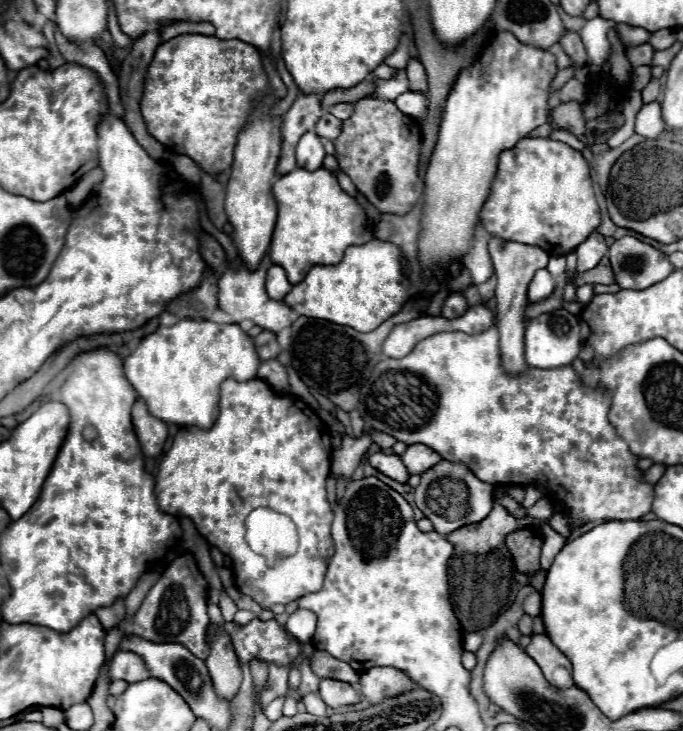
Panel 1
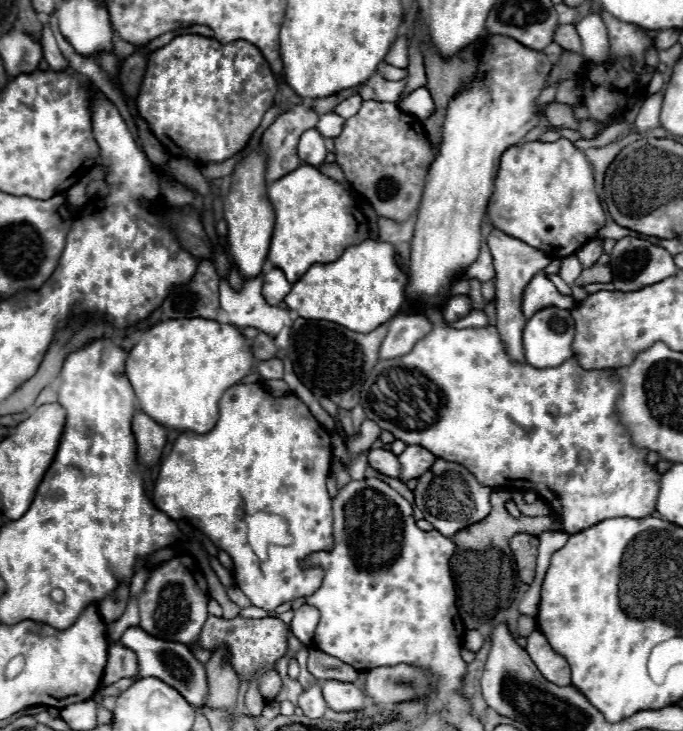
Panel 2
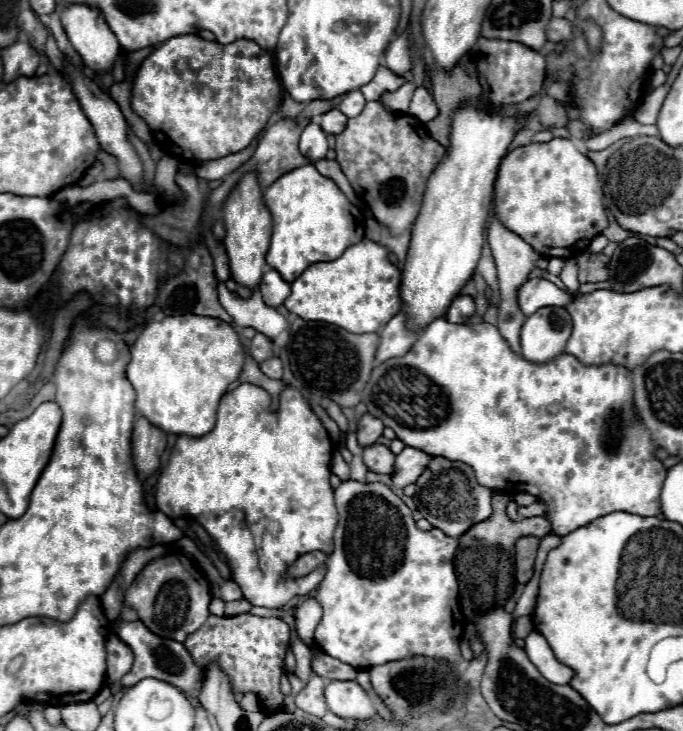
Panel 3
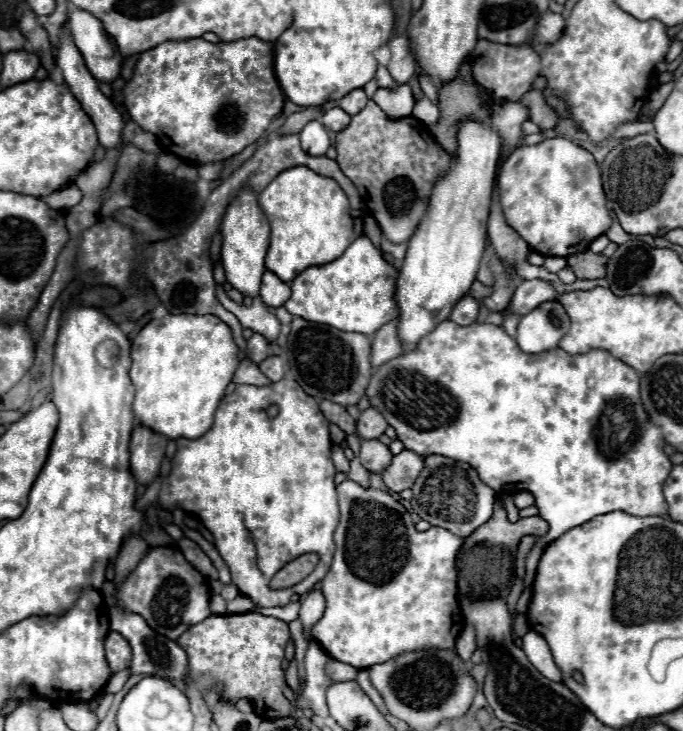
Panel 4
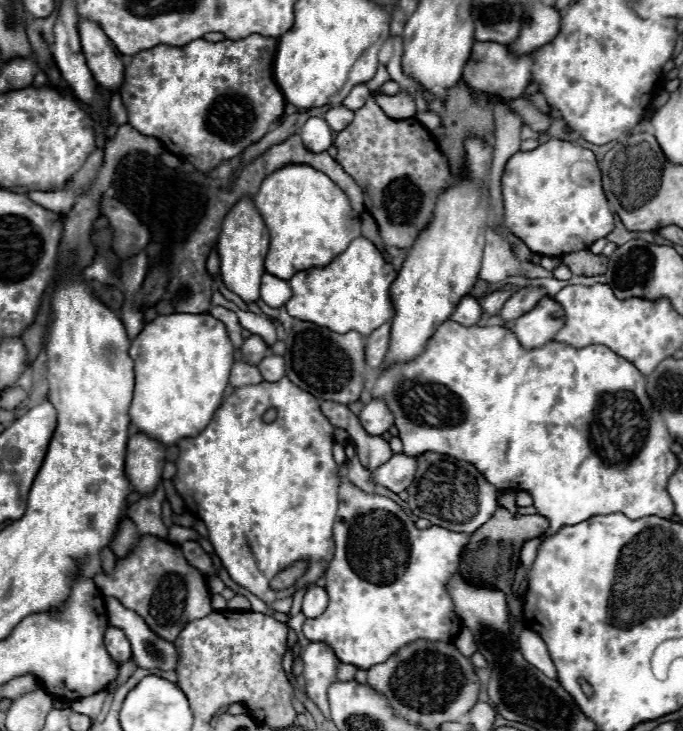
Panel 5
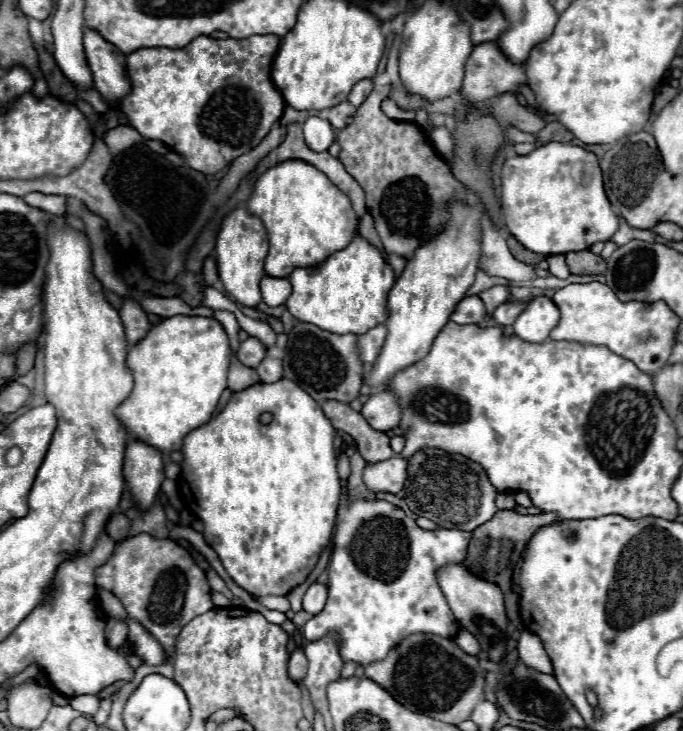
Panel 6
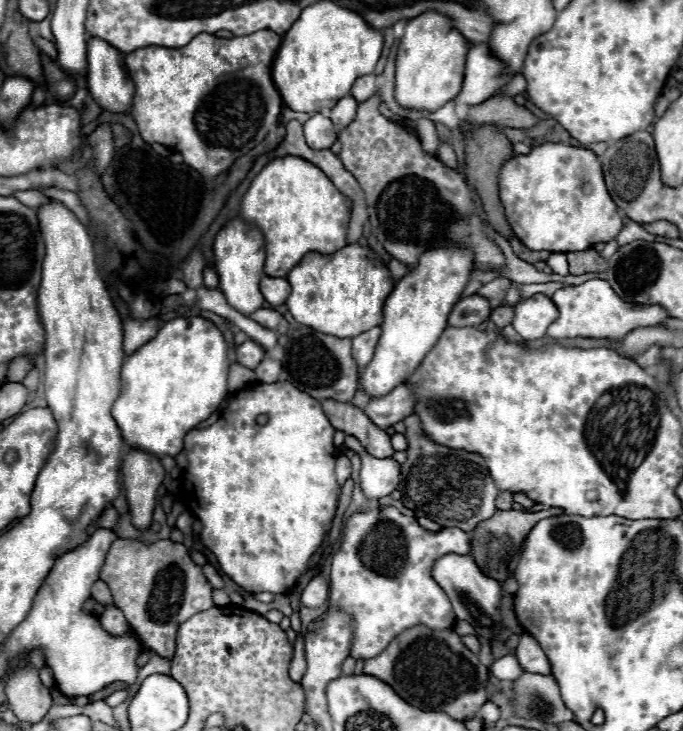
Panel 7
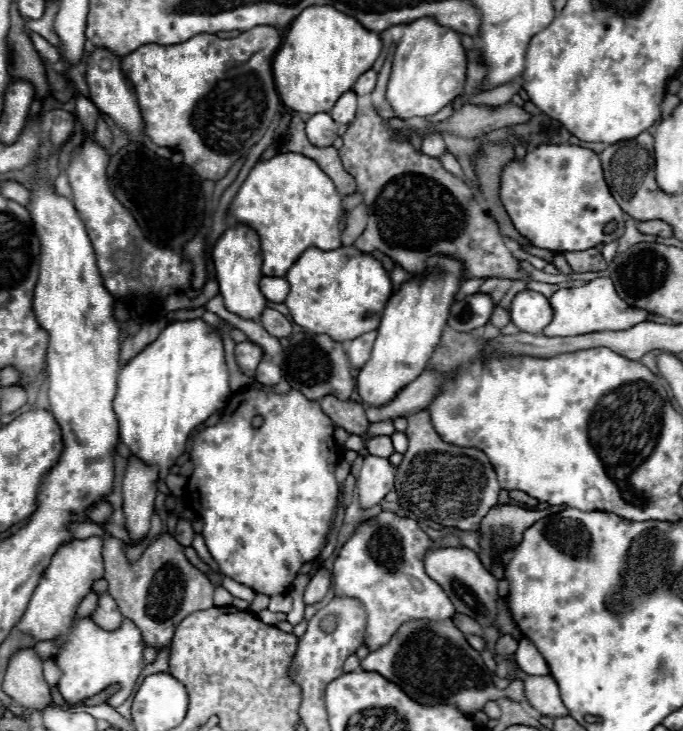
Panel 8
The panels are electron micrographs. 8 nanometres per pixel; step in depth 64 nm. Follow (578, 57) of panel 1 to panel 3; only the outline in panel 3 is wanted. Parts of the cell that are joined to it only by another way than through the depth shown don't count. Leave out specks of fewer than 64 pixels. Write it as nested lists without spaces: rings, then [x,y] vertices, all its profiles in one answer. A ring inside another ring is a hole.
[[[552,18],[548,24],[548,40],[550,42],[568,42],[572,40],[572,22],[570,20],[562,20],[562,18]]]

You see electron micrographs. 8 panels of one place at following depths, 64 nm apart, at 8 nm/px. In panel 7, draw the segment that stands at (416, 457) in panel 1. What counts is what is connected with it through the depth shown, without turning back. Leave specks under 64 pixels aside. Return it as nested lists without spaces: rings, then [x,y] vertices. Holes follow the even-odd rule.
[[[347,435],[345,446],[362,456],[360,487],[368,498],[382,498],[392,494],[400,484],[400,464],[392,458],[372,458],[368,456],[360,442]]]

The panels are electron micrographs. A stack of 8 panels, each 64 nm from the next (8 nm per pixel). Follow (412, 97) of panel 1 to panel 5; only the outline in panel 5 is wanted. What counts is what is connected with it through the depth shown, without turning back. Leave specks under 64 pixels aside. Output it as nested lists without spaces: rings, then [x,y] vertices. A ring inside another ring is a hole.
[[[424,110],[424,112],[416,112],[416,118],[428,128],[428,130],[434,130],[434,128],[438,128],[440,126],[440,118],[438,118],[438,114],[436,112],[432,112],[432,110]]]

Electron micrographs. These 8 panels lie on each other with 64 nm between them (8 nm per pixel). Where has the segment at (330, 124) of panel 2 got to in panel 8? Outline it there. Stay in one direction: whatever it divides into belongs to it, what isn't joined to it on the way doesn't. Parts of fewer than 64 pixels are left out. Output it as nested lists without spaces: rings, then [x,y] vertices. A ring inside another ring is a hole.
[[[352,90],[344,92],[340,96],[340,100],[336,102],[336,106],[332,108],[330,116],[334,118],[334,122],[338,124],[350,124],[356,118],[356,94]]]

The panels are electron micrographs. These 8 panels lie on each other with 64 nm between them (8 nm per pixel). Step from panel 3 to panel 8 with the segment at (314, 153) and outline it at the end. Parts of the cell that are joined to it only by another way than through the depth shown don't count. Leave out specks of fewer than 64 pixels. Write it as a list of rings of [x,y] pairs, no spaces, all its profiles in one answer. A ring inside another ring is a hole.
[[[316,112],[306,122],[306,136],[318,148],[332,146],[332,142],[338,138],[336,130],[338,130],[336,122],[326,112]]]

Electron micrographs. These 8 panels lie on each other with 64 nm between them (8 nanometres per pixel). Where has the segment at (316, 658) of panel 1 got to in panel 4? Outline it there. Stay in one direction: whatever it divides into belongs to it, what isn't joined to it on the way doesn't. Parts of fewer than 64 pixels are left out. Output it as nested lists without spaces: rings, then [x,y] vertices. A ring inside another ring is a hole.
[[[330,660],[326,664],[326,674],[330,674],[330,678],[334,682],[346,682],[346,680],[354,680],[358,674],[358,668],[350,666],[350,664],[342,664],[338,660]]]

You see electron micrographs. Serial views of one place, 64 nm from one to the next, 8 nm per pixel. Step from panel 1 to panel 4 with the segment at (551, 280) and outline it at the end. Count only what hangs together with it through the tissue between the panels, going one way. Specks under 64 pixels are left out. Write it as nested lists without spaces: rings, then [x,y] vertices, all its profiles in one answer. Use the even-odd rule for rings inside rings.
[[[524,280],[516,288],[506,312],[514,314],[528,314],[530,310],[538,308],[542,302],[558,302],[560,292],[554,290],[554,286],[546,280]]]

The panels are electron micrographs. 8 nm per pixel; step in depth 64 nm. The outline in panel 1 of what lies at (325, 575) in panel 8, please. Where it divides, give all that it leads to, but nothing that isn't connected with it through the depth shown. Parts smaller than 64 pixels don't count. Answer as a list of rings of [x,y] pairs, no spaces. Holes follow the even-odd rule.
[[[298,608],[296,612],[292,612],[286,620],[286,630],[296,638],[300,640],[302,644],[310,642],[314,630],[316,630],[316,614],[310,612],[310,610],[302,610]]]

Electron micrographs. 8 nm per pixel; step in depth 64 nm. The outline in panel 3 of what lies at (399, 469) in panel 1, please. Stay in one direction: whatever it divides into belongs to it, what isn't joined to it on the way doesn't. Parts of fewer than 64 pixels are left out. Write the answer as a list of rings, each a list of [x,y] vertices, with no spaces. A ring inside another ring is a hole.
[[[372,444],[364,448],[364,464],[378,474],[392,474],[394,472],[394,454],[390,452],[390,448],[380,446],[380,444]]]

